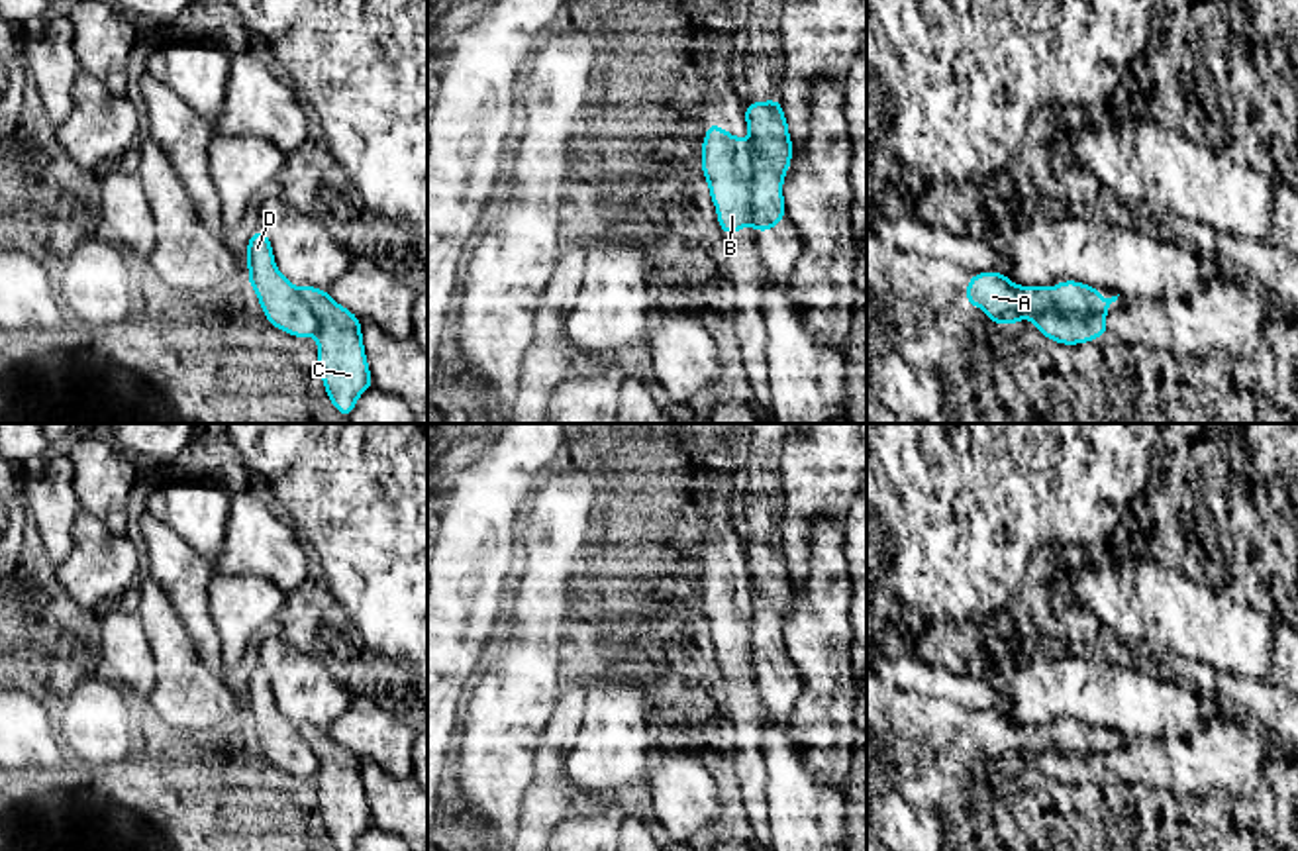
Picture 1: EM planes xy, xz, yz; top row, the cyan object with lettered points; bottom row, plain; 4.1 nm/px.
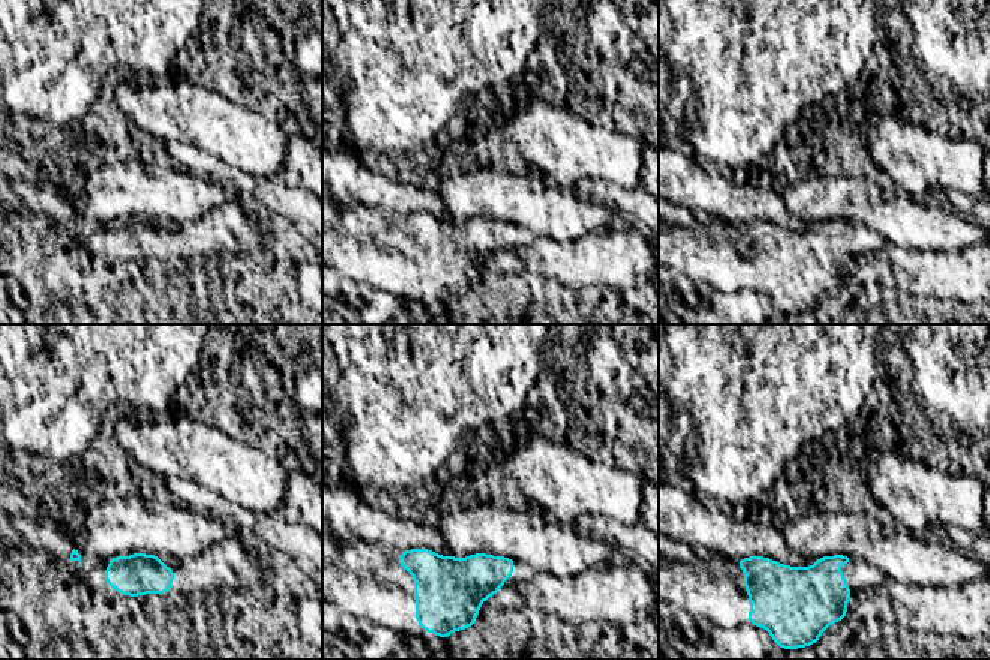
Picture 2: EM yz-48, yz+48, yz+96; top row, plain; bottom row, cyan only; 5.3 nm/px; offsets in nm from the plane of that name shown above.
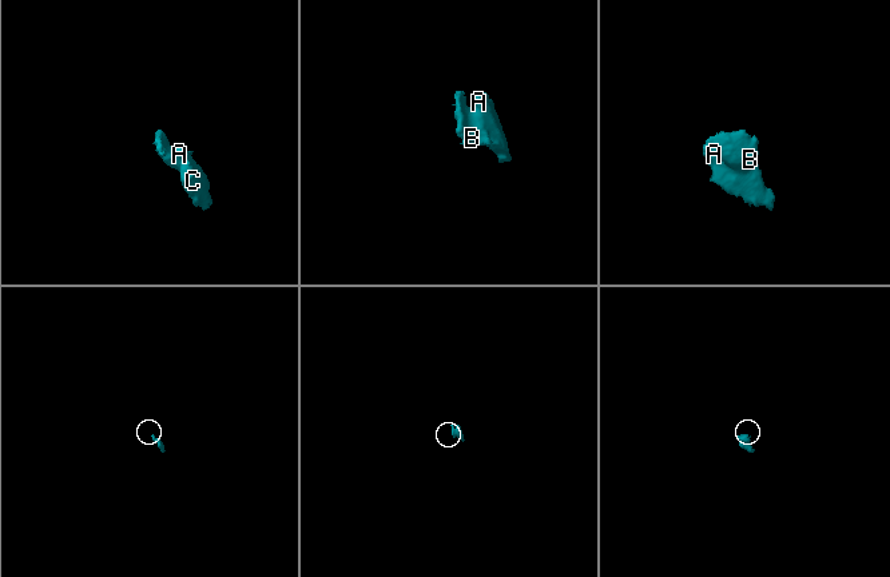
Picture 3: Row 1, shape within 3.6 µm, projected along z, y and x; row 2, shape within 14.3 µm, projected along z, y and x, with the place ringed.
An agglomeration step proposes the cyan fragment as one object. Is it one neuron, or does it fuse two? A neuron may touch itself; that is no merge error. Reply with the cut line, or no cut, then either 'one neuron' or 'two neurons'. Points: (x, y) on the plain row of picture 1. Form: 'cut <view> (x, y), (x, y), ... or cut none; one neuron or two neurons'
cut xz (748, 585), (751, 600), (751, 659); two neurons

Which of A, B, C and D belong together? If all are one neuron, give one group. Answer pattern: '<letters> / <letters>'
A C / B D

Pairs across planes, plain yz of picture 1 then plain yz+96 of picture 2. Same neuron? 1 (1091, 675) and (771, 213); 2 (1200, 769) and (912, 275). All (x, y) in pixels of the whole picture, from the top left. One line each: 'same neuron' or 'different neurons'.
1: different neurons
2: same neuron

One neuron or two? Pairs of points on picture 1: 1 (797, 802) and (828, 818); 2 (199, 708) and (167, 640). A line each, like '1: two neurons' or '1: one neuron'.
1: one neuron
2: one neuron

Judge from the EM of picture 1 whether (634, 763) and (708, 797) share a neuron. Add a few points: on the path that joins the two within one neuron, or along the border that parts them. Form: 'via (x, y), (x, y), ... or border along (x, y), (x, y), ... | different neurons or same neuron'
border along (649, 769), (646, 779) | different neurons

